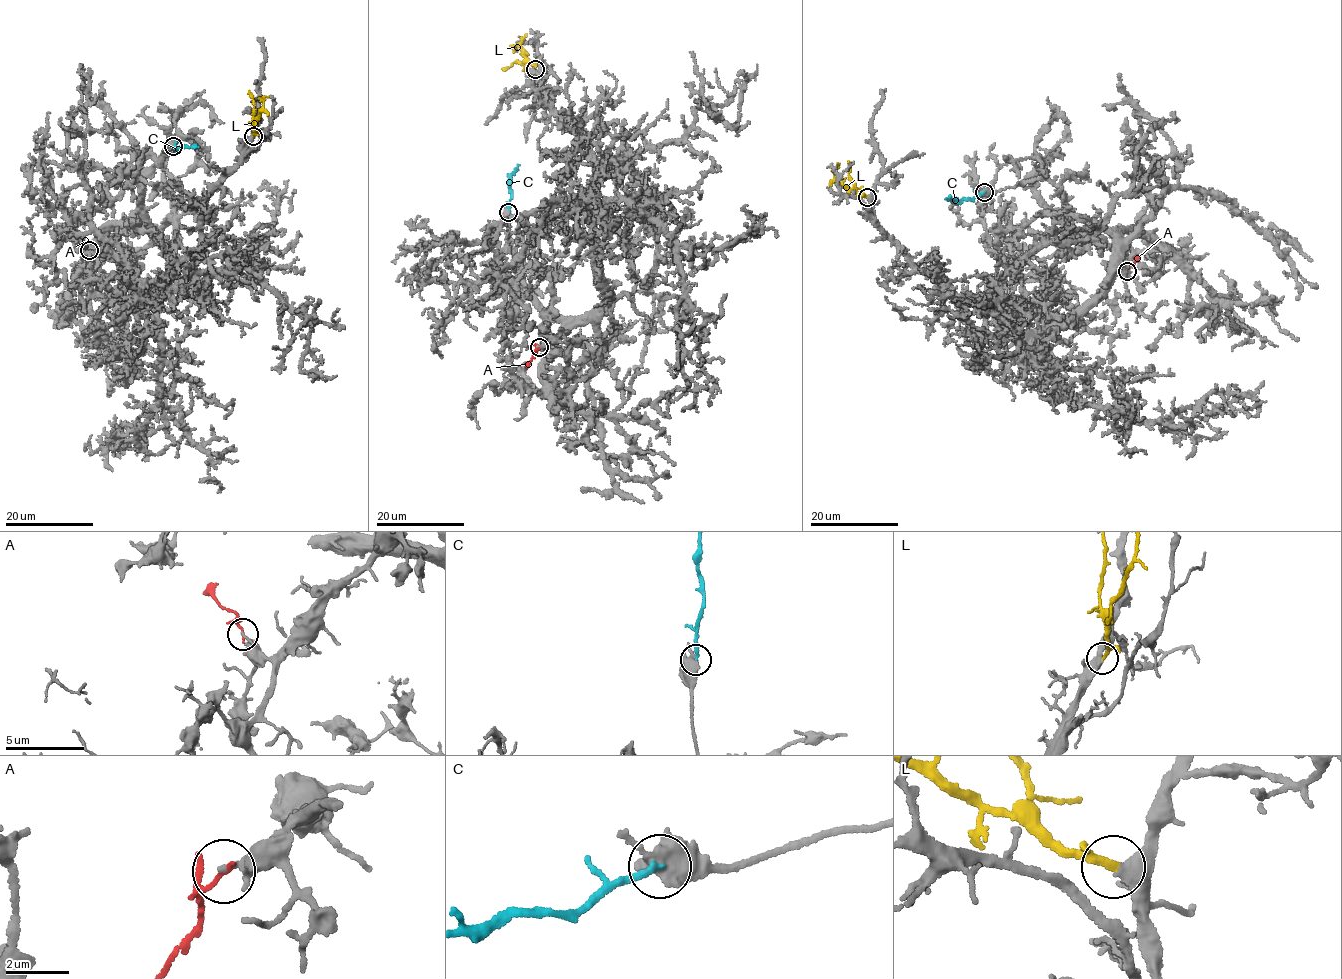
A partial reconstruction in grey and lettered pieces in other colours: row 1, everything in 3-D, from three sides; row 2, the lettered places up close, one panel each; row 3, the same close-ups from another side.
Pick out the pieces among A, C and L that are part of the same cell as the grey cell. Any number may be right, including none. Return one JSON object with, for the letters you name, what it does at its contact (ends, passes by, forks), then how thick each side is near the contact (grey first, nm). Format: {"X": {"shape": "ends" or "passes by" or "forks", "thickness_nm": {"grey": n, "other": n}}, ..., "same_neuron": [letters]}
{"L": {"shape": "passes by", "thickness_nm": {"grey": 360, "other": 160}}, "same_neuron": ["L"]}

